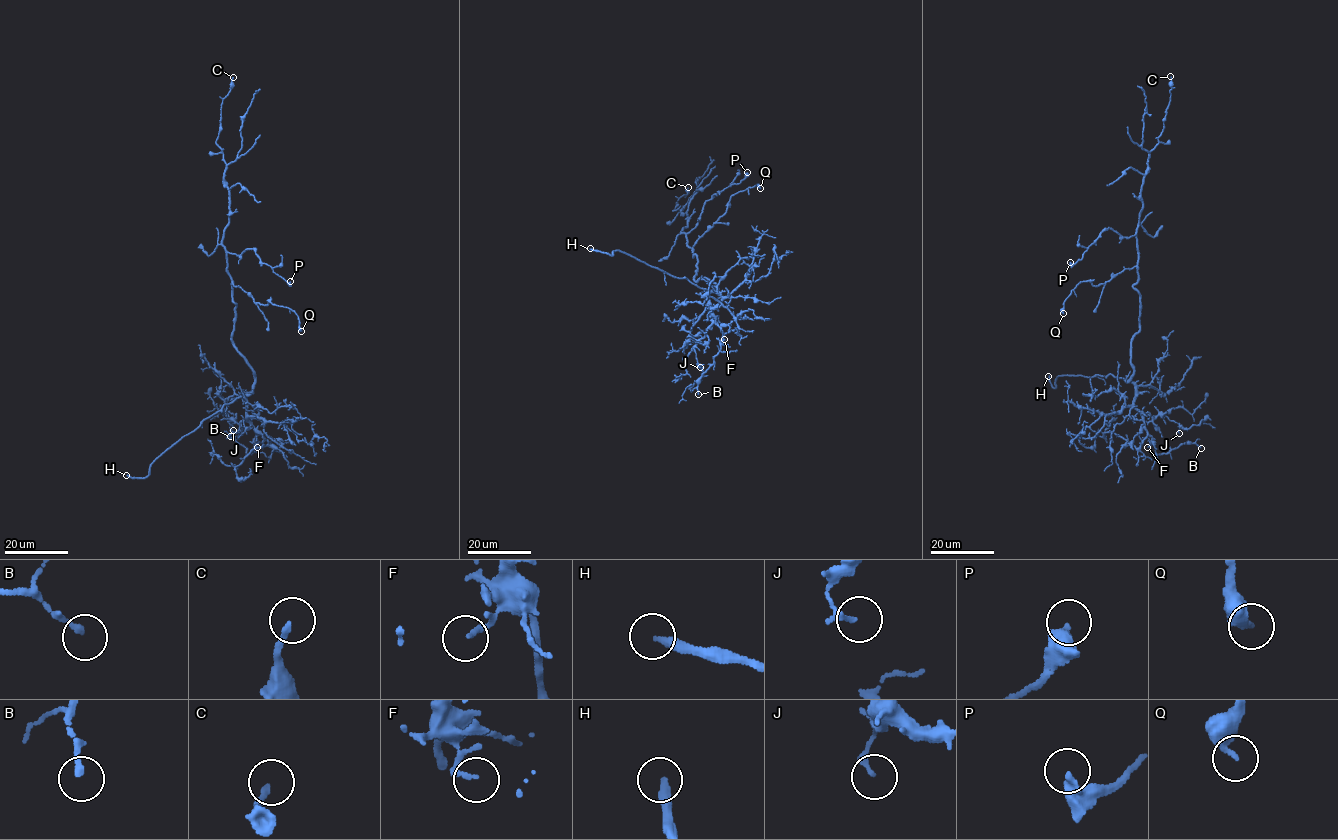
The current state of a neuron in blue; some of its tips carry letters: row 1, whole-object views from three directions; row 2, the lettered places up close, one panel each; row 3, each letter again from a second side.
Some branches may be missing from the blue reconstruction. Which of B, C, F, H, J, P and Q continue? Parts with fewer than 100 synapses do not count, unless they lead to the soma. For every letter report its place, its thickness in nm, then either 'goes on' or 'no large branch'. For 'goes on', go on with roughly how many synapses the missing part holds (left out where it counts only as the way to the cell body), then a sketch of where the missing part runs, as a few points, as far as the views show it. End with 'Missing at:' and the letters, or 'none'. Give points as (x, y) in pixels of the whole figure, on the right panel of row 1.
B: (1201, 448) | 200 nm | no large branch
C: (1170, 76) | 140 nm | no large branch
F: (1147, 447) | 160 nm | no large branch
H: (1048, 376) | 280 nm | goes on | (1048, 376), (1063, 367), (1061, 362), (1072, 352), (1082, 351), (1085, 345), (1101, 353)
J: (1179, 433) | 180 nm | no large branch
P: (1070, 262) | 280 nm | no large branch
Q: (1063, 313) | 360 nm | no large branch
Missing at: H

